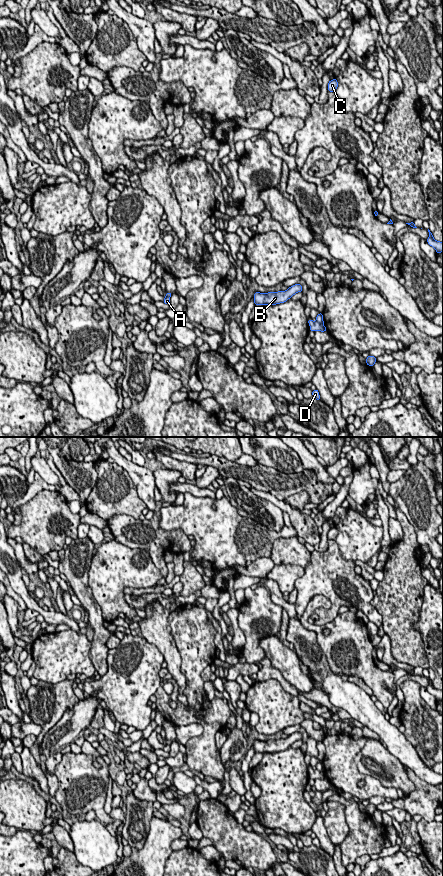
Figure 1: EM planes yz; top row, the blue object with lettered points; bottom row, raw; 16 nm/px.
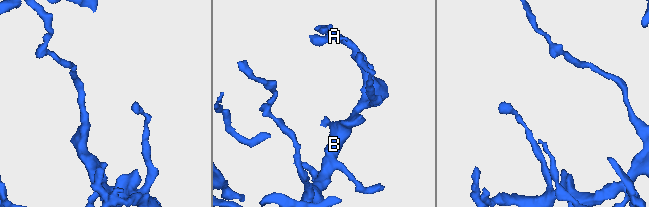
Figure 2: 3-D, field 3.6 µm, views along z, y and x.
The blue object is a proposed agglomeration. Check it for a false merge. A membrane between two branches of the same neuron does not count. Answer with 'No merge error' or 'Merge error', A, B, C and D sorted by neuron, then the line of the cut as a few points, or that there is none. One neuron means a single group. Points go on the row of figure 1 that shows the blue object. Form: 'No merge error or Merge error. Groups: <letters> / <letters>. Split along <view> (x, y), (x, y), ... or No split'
Merge error. Groups: A B D / C. Split along yz (316, 320), (322, 324)

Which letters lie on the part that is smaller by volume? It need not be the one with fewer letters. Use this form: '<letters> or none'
A, B, D

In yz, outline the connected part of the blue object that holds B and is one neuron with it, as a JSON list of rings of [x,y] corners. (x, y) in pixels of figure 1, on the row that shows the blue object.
[[[294,284],[293,286],[289,287],[286,291],[281,290],[278,292],[268,293],[255,292],[253,299],[255,305],[276,305],[286,302],[296,293],[302,292],[302,290],[302,285]]]

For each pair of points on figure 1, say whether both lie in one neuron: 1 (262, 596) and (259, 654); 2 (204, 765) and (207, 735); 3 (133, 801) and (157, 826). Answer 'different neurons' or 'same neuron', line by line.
1: same neuron
2: same neuron
3: different neurons

